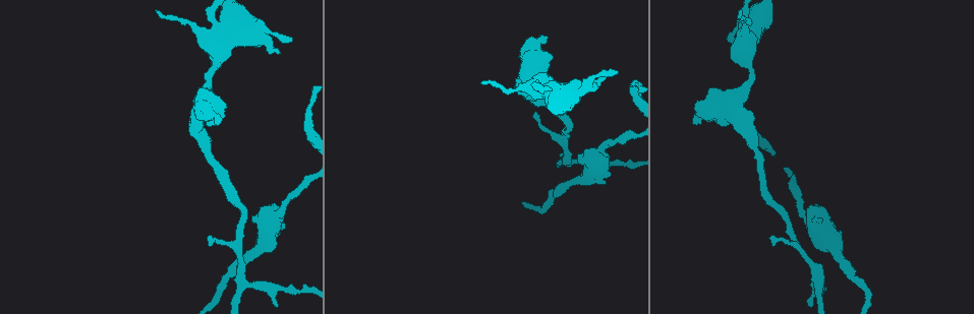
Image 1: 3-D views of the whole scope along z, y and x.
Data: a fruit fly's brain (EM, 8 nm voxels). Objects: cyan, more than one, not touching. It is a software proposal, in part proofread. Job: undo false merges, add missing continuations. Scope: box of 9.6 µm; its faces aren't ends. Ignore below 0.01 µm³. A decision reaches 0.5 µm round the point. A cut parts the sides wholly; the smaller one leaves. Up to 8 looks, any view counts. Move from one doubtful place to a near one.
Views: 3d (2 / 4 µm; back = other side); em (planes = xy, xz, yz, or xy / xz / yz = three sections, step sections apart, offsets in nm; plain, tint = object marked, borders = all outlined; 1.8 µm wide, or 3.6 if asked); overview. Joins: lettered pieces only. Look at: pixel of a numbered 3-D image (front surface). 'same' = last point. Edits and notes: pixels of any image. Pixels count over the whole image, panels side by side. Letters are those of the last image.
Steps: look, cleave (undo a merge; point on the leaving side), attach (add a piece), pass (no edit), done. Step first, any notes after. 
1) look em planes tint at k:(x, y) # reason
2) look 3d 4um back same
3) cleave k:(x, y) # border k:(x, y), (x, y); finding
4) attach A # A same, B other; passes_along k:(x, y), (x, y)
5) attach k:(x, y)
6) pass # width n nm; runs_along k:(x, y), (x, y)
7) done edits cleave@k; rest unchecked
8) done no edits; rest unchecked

look em yz step 4 borders at 1:(210, 236) # free end

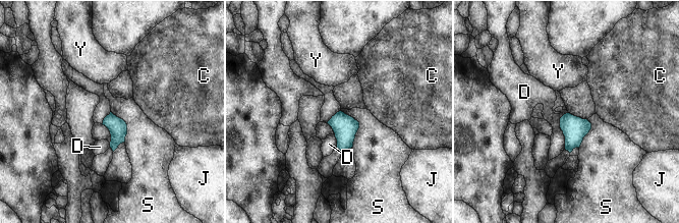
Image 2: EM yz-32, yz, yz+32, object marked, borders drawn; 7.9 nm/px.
pass # C other, D other, J other, S other, Y other; border 2:(341, 110), (358, 122), (352, 147); none of them fits

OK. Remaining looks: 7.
look 3d 2um at 1:(818, 280) # a fork

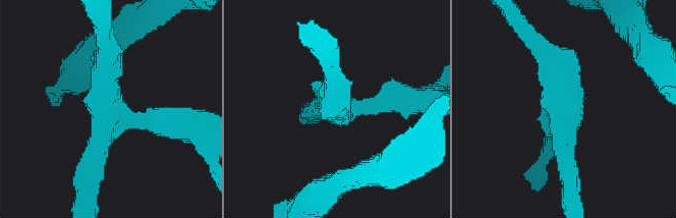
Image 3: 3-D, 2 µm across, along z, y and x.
look em planes plain at 3:(569, 107) # arms 3; arm_widths 190, 200, 280 nm

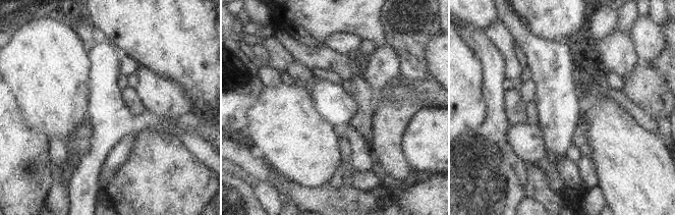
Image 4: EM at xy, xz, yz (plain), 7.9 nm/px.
look em planes borders same

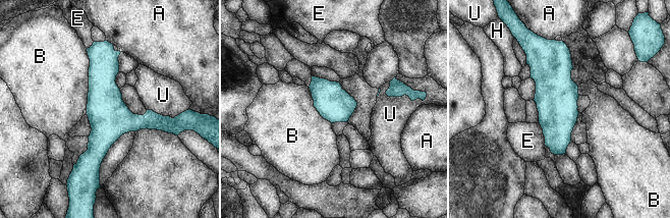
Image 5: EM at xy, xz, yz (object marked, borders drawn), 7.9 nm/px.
pass # width 280 nm; A other, B other, E other, H other, U other; all the same cell

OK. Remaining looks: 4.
look 3d 4um at 1:(279, 51) # thick end

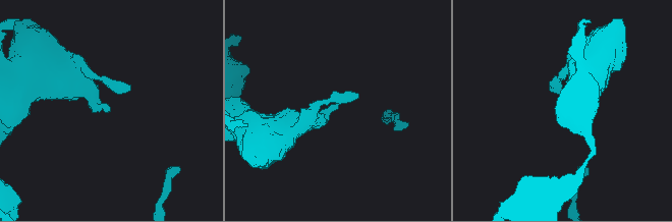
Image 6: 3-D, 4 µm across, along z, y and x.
look em yz step 8 tint at 6:(110, 109)

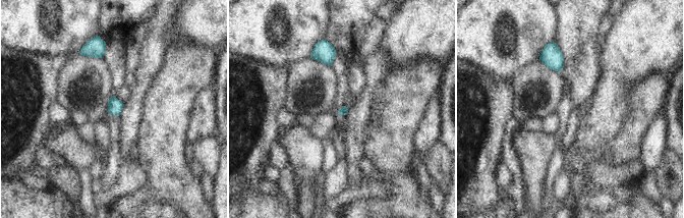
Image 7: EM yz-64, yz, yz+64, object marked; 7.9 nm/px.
look em planes borders same

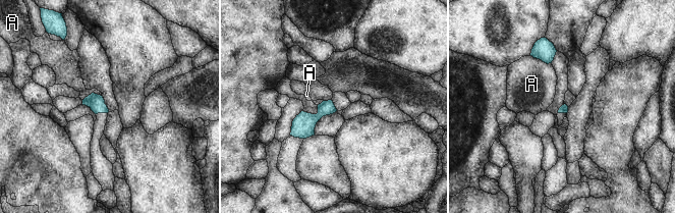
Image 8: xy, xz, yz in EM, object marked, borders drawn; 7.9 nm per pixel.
pass # A other; border 8:(530, 55), (551, 63); no lettered piece goes on from it

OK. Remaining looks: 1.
done no edits; rest unchecked

